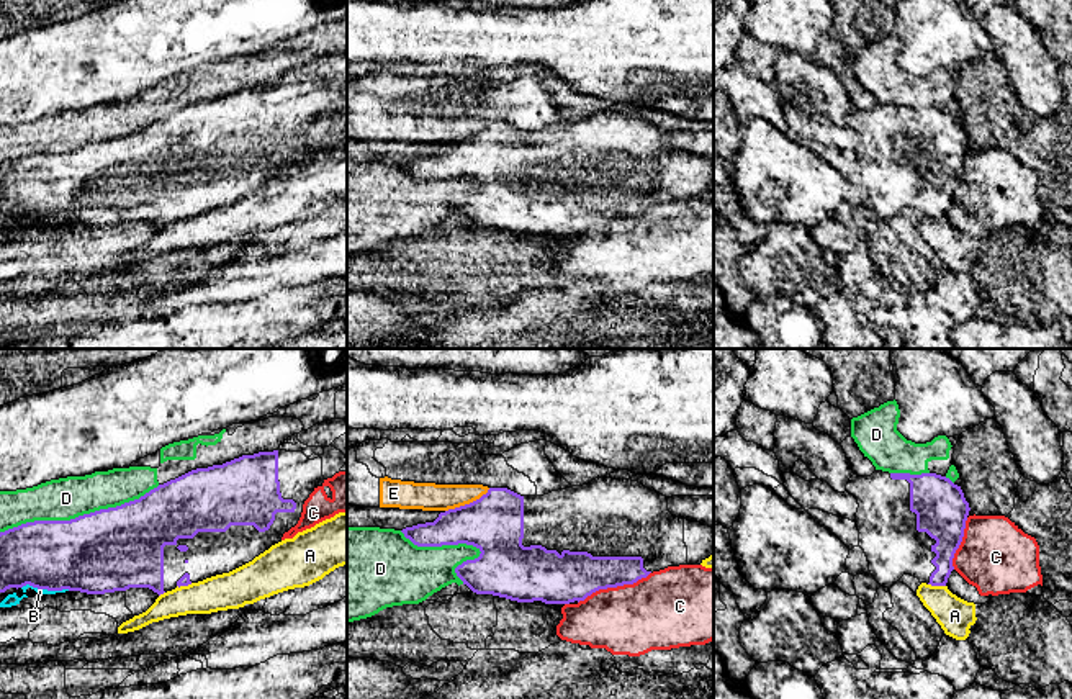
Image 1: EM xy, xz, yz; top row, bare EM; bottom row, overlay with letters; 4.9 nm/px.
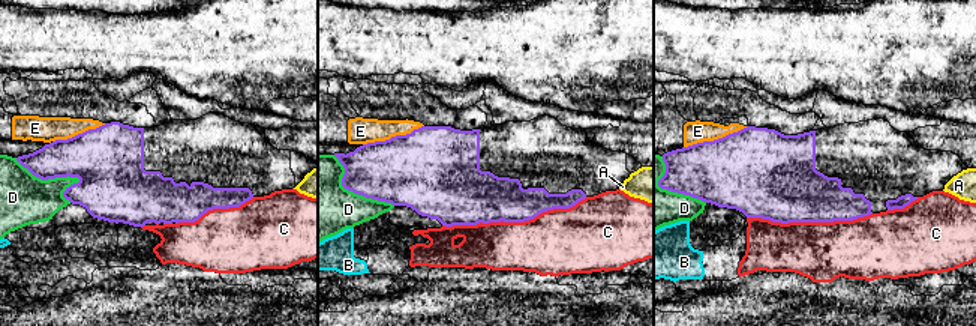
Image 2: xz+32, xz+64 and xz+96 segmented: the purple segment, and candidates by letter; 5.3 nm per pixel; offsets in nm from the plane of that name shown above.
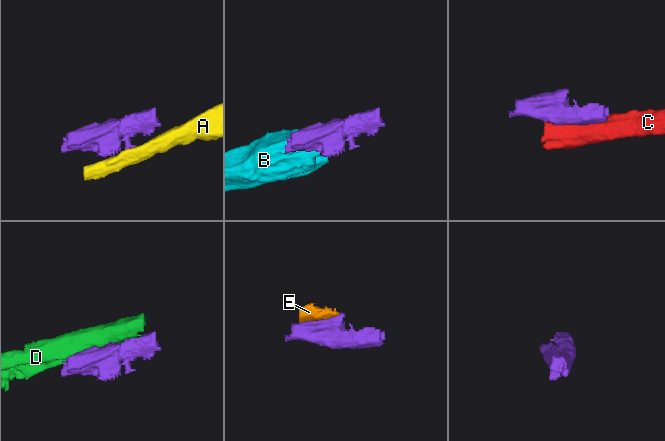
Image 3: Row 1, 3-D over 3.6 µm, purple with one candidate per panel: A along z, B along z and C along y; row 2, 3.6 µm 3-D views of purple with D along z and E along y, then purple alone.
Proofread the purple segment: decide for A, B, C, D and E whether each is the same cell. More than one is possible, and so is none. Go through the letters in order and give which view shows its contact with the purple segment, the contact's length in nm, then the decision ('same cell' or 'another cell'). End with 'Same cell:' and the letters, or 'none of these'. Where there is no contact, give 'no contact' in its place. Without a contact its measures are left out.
A: meets purple in yz; contact 90 nm long; another cell
B: meets purple in xy; contact 240 nm long; another cell
C: meets purple in xz; contact 400 nm long; another cell
D: meets purple in xy; contact 800 nm long; another cell
E: meets purple in xz; contact 260 nm long; another cell
Same cell: none of these

